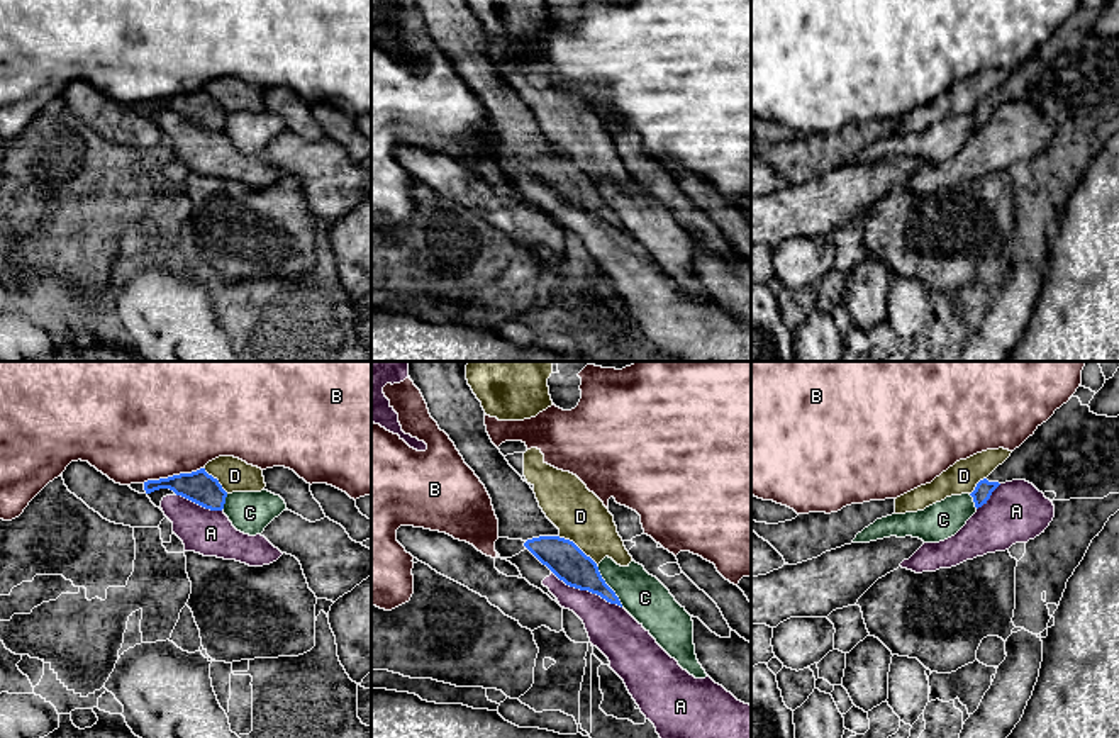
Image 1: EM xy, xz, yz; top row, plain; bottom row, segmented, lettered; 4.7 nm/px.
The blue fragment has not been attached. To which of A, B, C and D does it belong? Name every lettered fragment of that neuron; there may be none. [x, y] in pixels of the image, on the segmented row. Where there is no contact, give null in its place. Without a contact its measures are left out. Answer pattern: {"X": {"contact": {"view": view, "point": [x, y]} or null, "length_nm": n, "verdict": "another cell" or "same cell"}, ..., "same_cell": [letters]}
{"A": {"contact": {"view": "xz", "point": [587, 589]}, "length_nm": 380, "verdict": "another cell"}, "B": {"contact": {"view": "xy", "point": [173, 475]}, "length_nm": 300, "verdict": "another cell"}, "C": {"contact": {"view": "xz", "point": [609, 587]}, "length_nm": 220, "verdict": "another cell"}, "D": {"contact": {"view": "xz", "point": [577, 547]}, "length_nm": 240, "verdict": "another cell"}, "same_cell": []}

